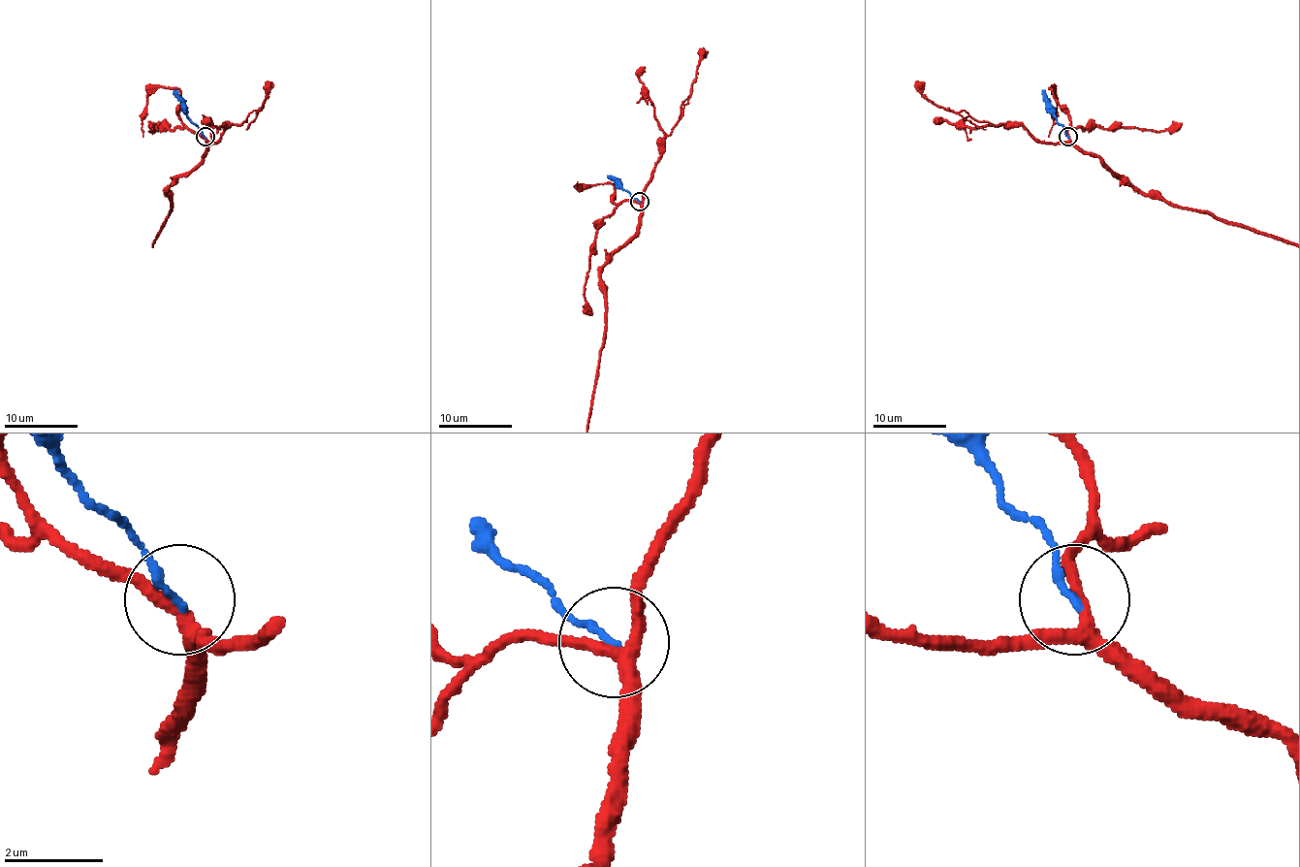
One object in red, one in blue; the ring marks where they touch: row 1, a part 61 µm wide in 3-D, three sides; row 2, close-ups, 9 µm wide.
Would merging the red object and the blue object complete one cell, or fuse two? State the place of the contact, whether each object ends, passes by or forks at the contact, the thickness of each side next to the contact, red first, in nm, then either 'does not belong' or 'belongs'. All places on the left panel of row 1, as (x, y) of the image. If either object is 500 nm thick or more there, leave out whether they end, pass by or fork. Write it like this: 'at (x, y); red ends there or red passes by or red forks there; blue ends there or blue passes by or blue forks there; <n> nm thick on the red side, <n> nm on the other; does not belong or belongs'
at (205, 137); red forks there; blue ends there; 240 nm thick on the red side, 170 nm on the other; does not belong

